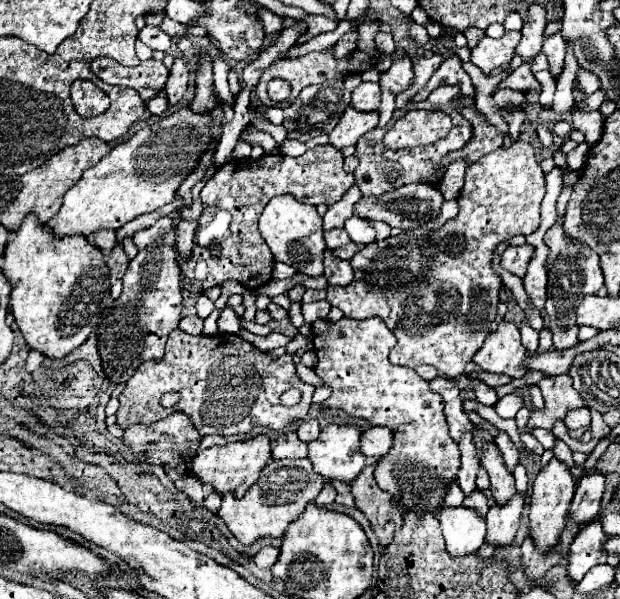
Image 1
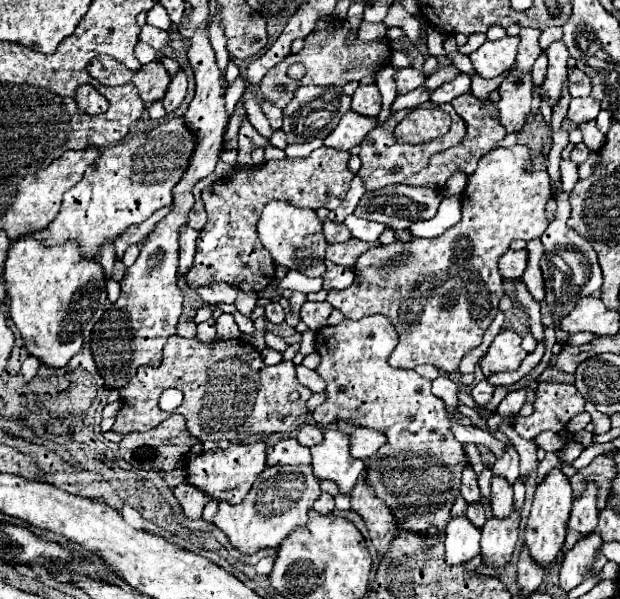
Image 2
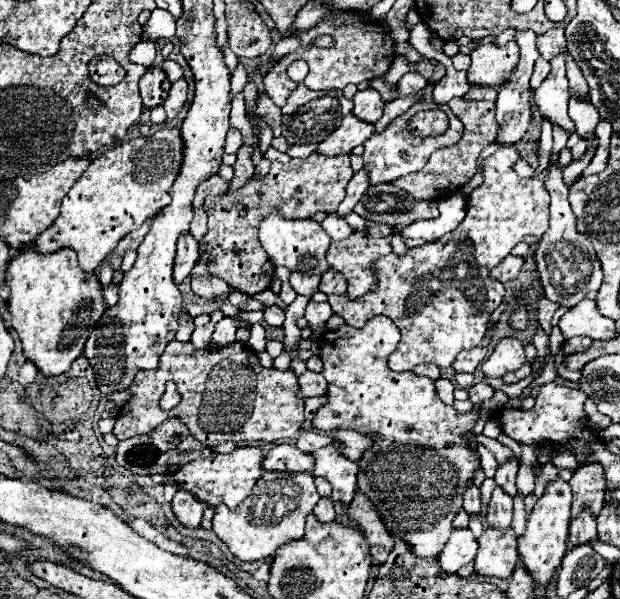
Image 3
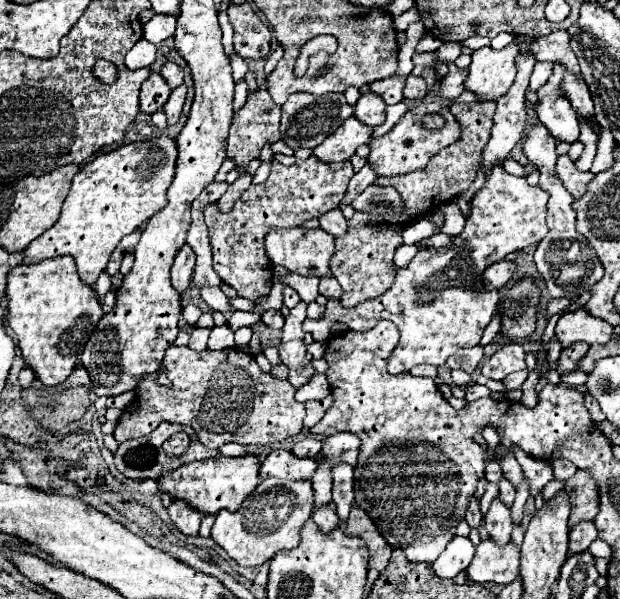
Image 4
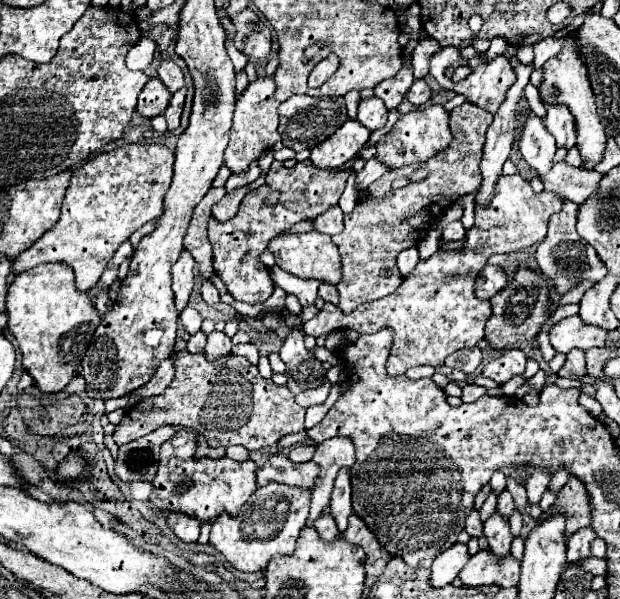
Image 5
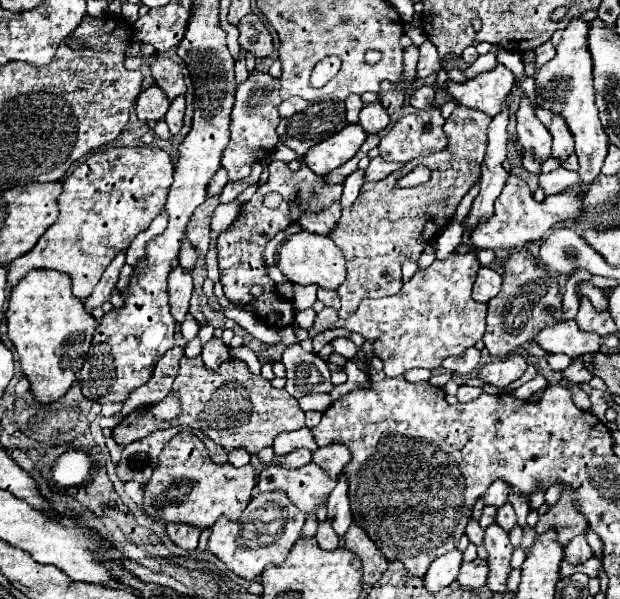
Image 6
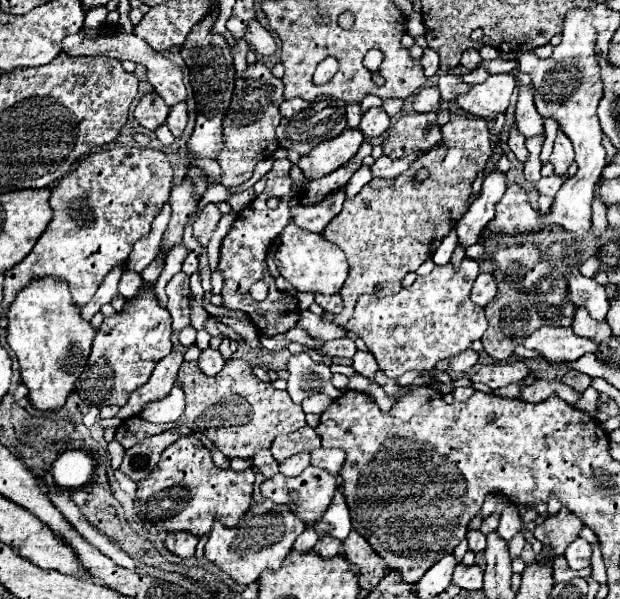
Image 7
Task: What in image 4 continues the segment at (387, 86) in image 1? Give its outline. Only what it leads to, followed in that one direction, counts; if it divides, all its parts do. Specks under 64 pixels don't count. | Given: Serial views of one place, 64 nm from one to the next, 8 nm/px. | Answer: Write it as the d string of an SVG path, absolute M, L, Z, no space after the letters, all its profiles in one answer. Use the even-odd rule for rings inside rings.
M406 76L404 98L422 98L426 94L426 82L422 76Z

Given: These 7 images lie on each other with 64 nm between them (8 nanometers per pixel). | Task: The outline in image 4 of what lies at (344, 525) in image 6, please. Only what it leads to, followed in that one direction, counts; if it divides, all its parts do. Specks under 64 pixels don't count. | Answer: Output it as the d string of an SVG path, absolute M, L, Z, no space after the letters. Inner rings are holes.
M334 464L330 468L334 478L334 496L332 502L336 504L336 514L344 522L350 514L354 502L354 466L350 464Z

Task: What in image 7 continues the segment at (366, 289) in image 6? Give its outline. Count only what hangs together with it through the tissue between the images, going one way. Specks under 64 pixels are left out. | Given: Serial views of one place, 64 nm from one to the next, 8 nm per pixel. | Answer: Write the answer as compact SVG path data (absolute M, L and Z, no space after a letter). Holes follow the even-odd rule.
M452 114L450 122L442 126L442 144L432 148L432 152L420 154L414 164L402 172L396 178L372 178L356 198L346 200L342 212L324 228L324 238L334 242L338 248L344 250L346 260L350 264L350 274L340 290L340 296L344 300L344 310L342 314L334 316L334 324L344 326L352 314L356 300L362 294L372 294L372 296L390 296L396 294L400 288L400 280L404 278L406 272L414 272L426 258L432 258L436 252L440 240L456 226L456 222L462 218L466 212L466 200L472 194L472 182L476 180L478 172L482 171L492 152L490 144L490 132L488 132L488 120L478 118L478 116L464 116L464 114ZM418 168L428 168L430 176L416 184L412 176L416 174Z

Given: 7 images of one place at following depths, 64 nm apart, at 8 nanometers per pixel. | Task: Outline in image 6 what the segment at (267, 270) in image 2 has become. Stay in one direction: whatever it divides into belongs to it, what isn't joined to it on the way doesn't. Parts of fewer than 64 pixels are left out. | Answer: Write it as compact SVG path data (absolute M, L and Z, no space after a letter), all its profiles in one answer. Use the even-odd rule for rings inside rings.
M274 160L274 162L270 162L268 170L270 170L268 182L258 186L252 200L242 204L238 218L224 232L220 232L220 236L216 238L216 252L218 252L220 282L224 286L224 292L226 292L228 300L234 302L234 304L252 302L252 304L258 306L258 310L264 310L264 316L258 316L262 322L266 322L272 328L284 328L284 326L290 326L294 322L292 306L290 306L290 302L286 302L276 292L274 282L266 274L266 266L264 266L264 260L262 260L264 248L280 230L294 224L302 214L306 214L306 212L322 212L328 206L332 206L334 202L338 202L340 196L342 196L344 186L324 182L324 178L314 174L306 164L302 164L300 170L292 172L284 162ZM272 190L282 192L282 204L278 208L274 208L274 210L264 208L264 204L262 204L264 196L268 192L272 192ZM252 286L262 286L264 288L260 298L254 298L250 294Z

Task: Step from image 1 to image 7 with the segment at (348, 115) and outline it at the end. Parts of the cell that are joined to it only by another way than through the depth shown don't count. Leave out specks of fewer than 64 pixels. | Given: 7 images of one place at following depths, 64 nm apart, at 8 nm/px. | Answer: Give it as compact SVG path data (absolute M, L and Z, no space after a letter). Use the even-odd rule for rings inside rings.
M346 128L340 136L312 148L312 152L300 158L298 166L308 178L322 178L344 166L358 152L362 142L364 134L358 128Z

